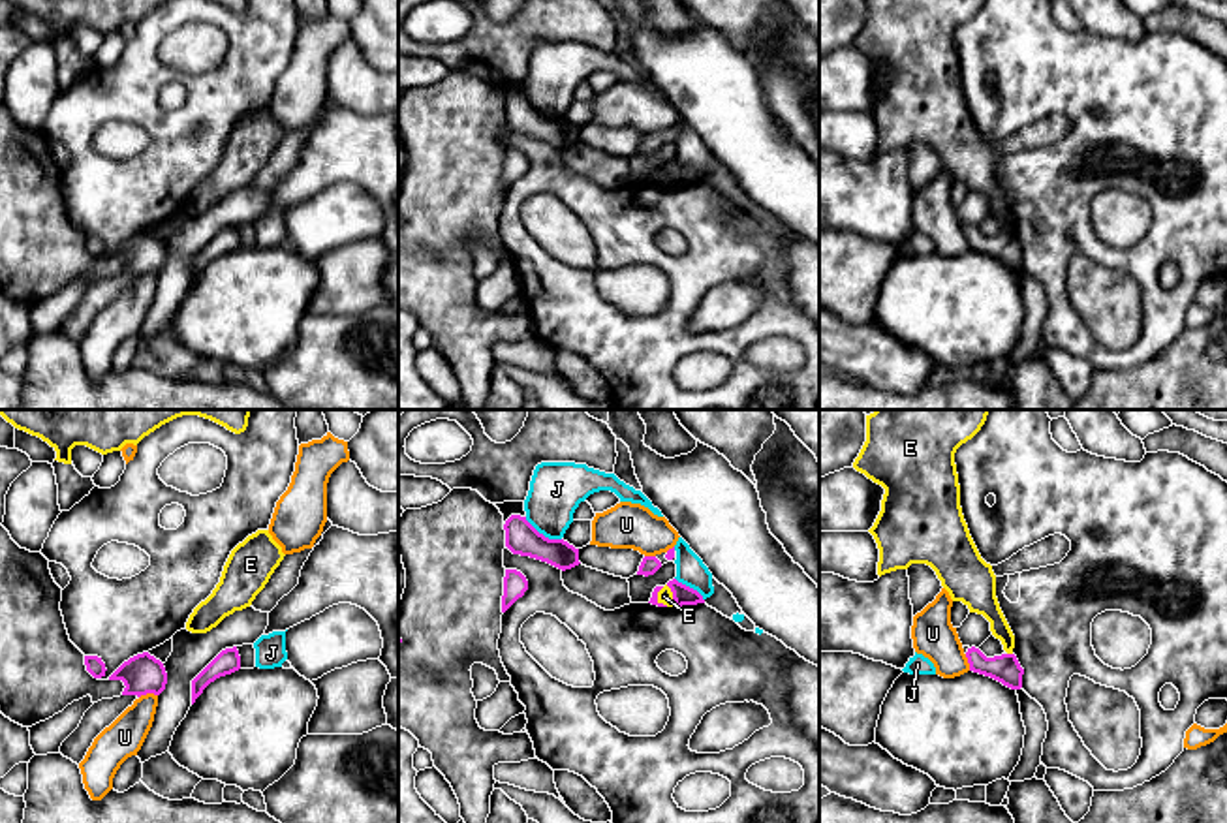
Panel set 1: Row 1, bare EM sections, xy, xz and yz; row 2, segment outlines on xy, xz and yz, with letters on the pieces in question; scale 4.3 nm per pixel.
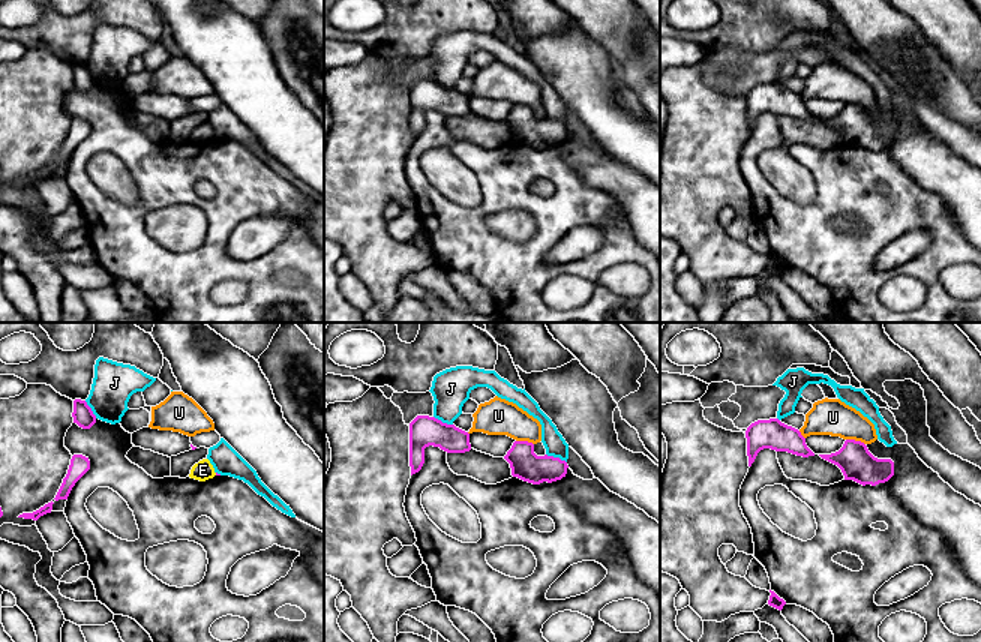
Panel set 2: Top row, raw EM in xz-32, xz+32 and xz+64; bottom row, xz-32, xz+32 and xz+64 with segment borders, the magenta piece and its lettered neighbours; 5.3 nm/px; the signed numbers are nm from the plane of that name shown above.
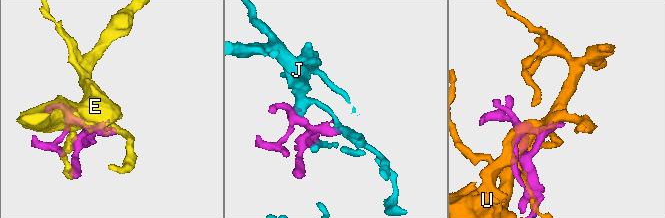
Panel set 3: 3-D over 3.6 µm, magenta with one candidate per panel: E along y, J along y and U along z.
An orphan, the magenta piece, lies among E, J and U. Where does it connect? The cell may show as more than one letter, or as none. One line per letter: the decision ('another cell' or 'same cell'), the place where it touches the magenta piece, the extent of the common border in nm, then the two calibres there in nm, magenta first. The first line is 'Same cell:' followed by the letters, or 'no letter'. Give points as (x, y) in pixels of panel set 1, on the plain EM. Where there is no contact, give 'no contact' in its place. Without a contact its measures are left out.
Same cell: no letter
E: another cell; contact xz (673, 173); length 110 nm; calibres 30 and 60 nm
J: another cell; contact xz (542, 113); length 190 nm; calibres 140 and 240 nm
U: another cell; contact xy (147, 271); length 80 nm; calibres 170 and 160 nm

